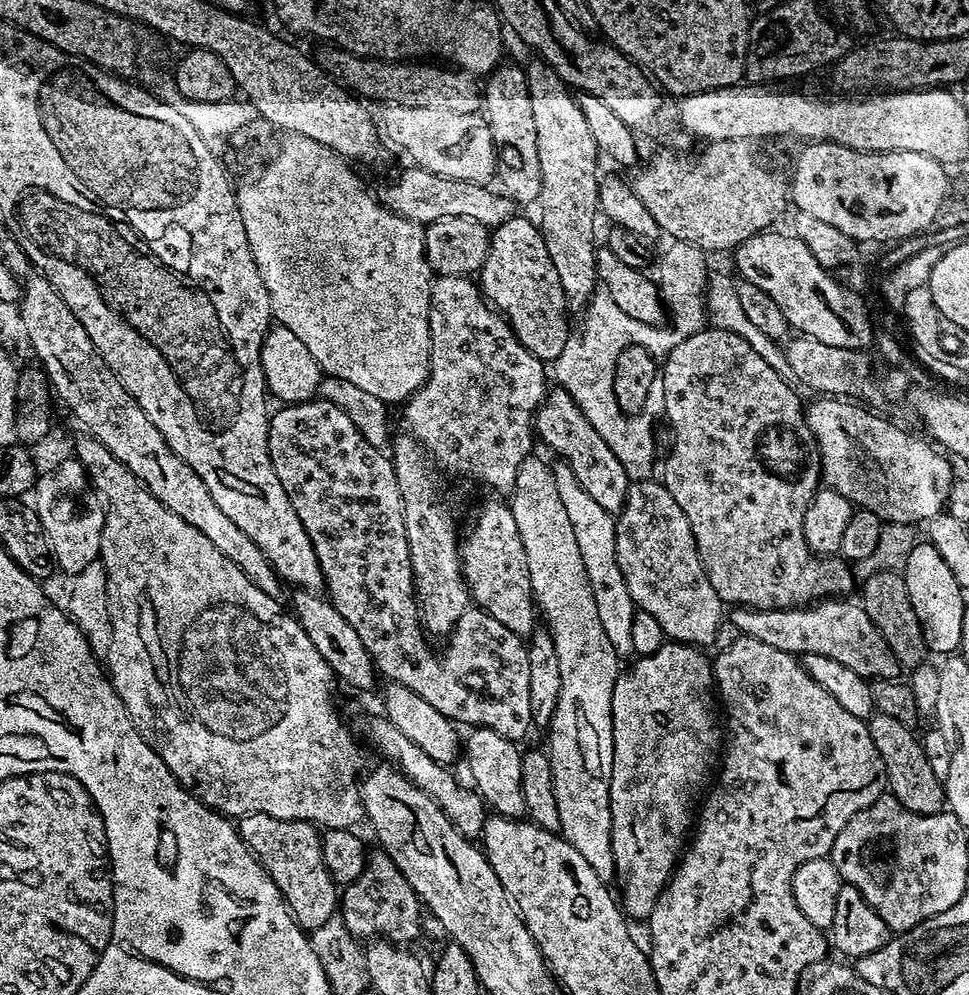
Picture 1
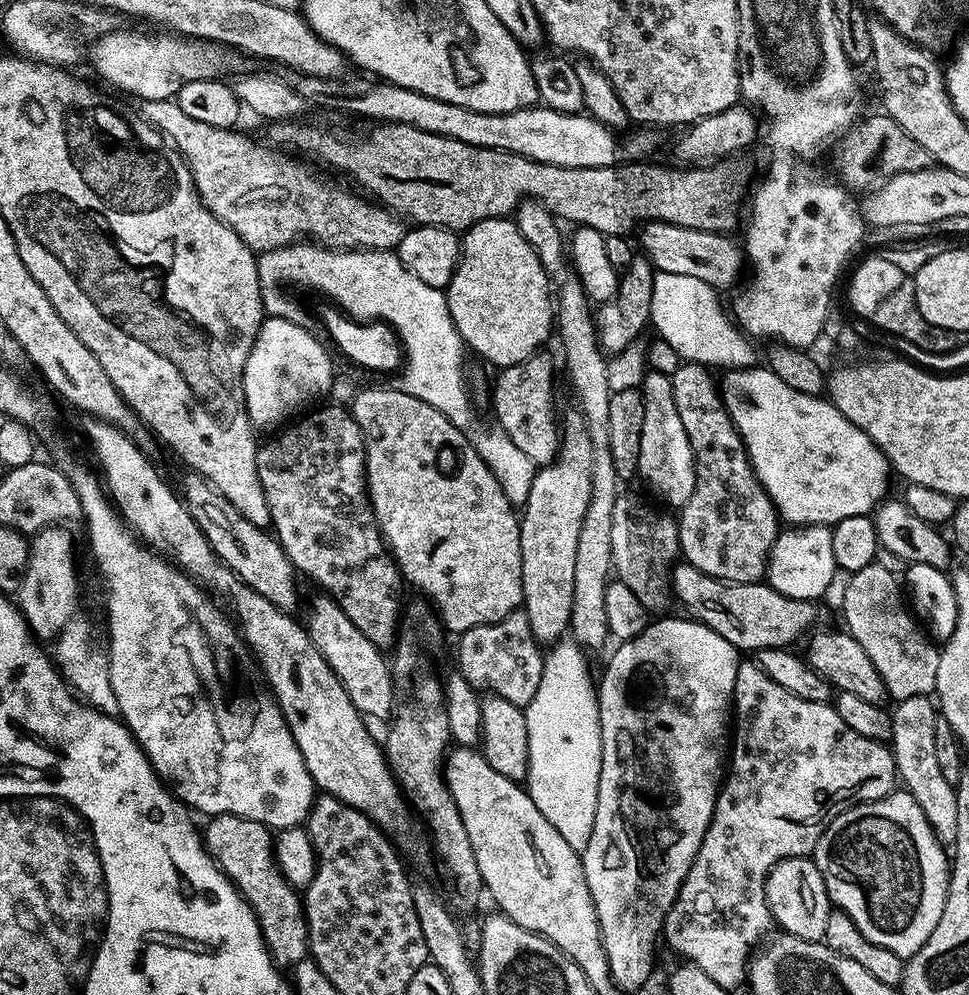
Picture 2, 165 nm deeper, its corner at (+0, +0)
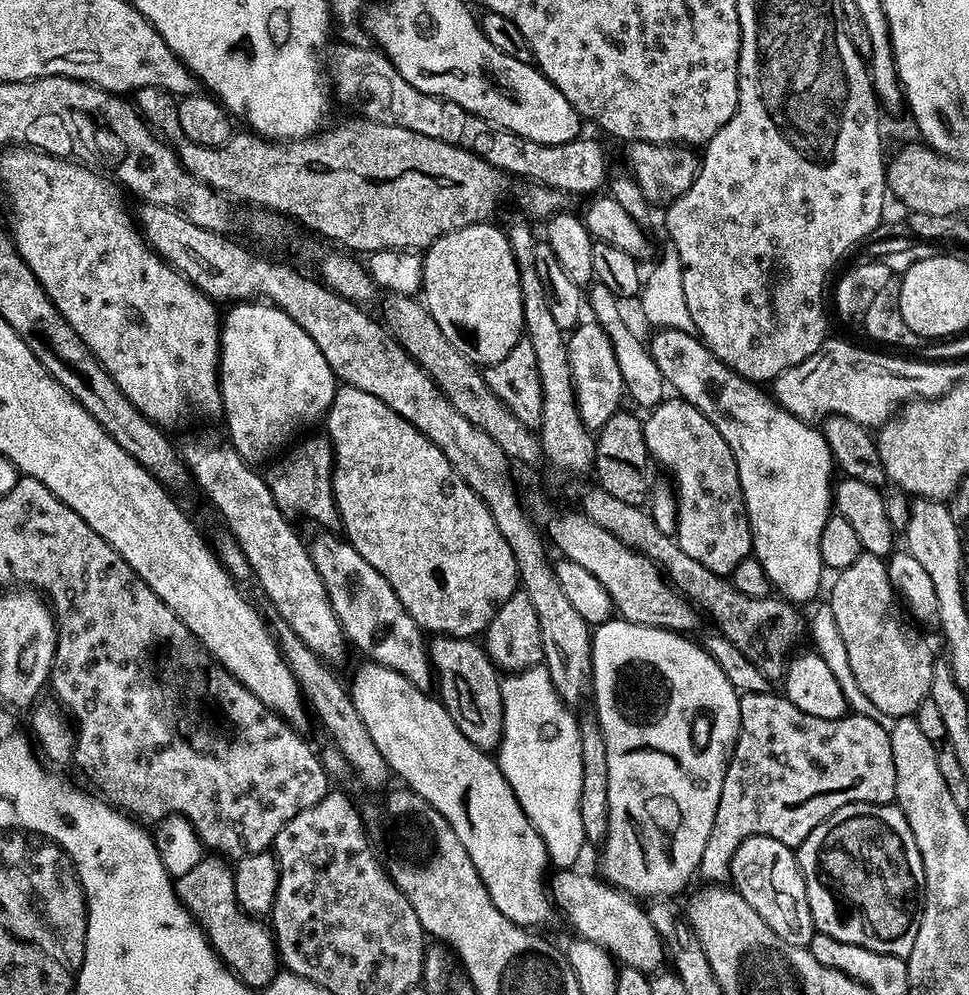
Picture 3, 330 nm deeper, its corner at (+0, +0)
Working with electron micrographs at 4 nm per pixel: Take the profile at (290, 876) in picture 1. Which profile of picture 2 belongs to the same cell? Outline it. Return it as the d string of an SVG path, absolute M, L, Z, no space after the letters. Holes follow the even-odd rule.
M234 814L213 816L207 823L208 825L202 828L204 846L207 848L208 853L212 855L216 865L236 885L236 891L252 907L252 913L256 915L260 933L264 939L264 944L268 947L268 953L272 955L272 961L281 969L295 969L296 964L302 962L309 955L308 927L304 917L301 893L289 884L288 880L280 872L280 867L276 865L273 829L267 828L262 822L243 820Z

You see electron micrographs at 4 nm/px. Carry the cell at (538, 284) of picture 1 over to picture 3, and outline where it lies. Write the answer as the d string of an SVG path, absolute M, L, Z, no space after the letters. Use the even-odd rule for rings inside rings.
M492 222L471 224L438 238L423 253L424 286L422 303L428 313L438 322L438 330L456 349L477 366L502 362L510 350L522 338L522 290L518 286L518 266L510 250L505 229L495 228Z

